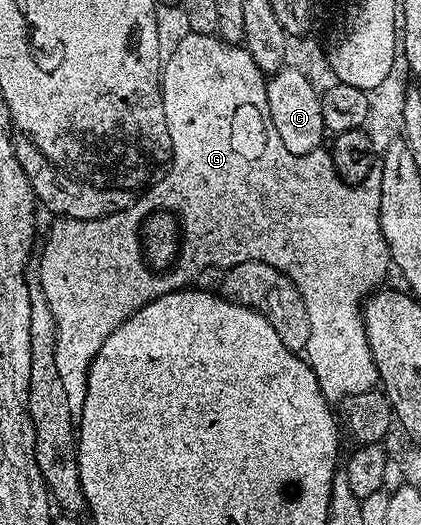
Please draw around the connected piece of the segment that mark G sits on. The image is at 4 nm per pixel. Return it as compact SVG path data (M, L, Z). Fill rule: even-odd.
M188 31L185 34L185 37L169 53L167 50L160 70L162 111L166 111L166 127L170 131L170 143L172 144L170 164L163 170L163 172L165 171L164 178L161 181L153 180L135 198L132 206L124 211L118 211L117 214L96 218L93 221L83 221L82 219L68 218L66 216L53 220L53 225L48 229L48 242L45 243L44 250L40 253L40 278L38 278L38 284L40 290L44 293L46 303L50 307L50 315L54 315L54 323L56 324L54 364L58 366L58 375L62 375L62 387L66 390L66 404L70 406L70 419L74 423L78 423L82 419L82 403L86 403L86 383L88 382L88 372L92 366L94 355L98 355L98 350L102 348L102 343L106 343L106 339L110 339L110 335L114 335L114 331L118 331L118 327L122 327L122 323L126 323L126 319L130 319L130 315L134 315L142 307L146 307L146 303L150 303L162 295L195 286L199 282L196 280L207 269L223 271L232 269L238 263L246 263L247 261L270 263L270 267L282 271L282 275L286 275L291 279L294 287L298 287L298 291L302 295L302 303L306 303L306 315L310 319L310 339L306 350L306 360L308 366L314 371L314 375L318 379L318 387L327 401L340 403L359 393L375 390L378 385L374 355L370 351L368 340L364 334L362 302L383 282L380 280L387 275L388 269L390 273L388 248L380 226L379 176L367 177L361 185L348 185L338 175L338 171L332 162L332 154L327 148L321 147L310 151L306 155L294 155L291 151L286 151L286 143L282 143L281 137L278 136L278 130L274 128L274 119L270 119L266 74L260 70L258 63L254 63L254 59L248 53L248 50L239 44L229 43L210 33ZM156 213L173 214L178 218L179 224L179 250L175 261L168 268L161 270L149 266L145 260L144 246L142 244L142 226L151 215Z

